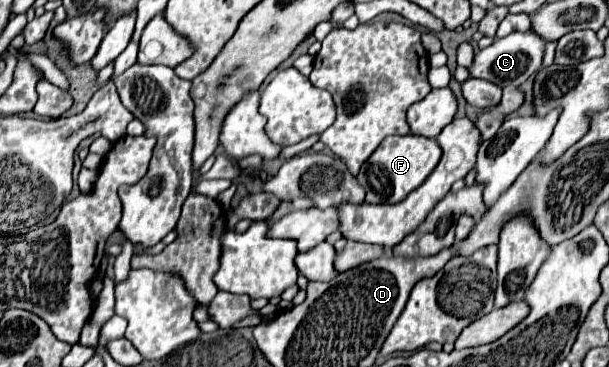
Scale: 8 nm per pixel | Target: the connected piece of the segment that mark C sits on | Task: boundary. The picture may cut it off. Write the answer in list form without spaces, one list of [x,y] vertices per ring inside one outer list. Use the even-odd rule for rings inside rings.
[[[514,31],[502,39],[494,39],[494,43],[476,53],[474,63],[470,67],[470,75],[478,79],[492,81],[500,87],[520,87],[530,75],[534,75],[542,67],[542,57],[546,49],[546,39],[528,31]]]

